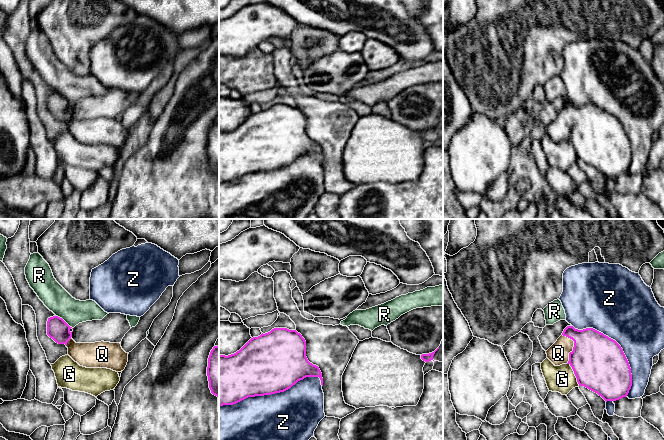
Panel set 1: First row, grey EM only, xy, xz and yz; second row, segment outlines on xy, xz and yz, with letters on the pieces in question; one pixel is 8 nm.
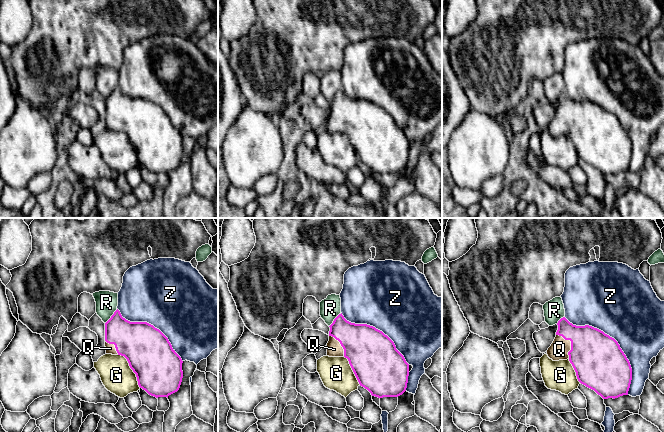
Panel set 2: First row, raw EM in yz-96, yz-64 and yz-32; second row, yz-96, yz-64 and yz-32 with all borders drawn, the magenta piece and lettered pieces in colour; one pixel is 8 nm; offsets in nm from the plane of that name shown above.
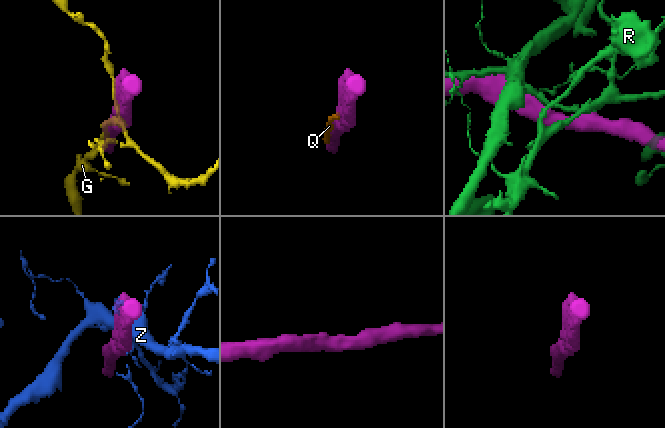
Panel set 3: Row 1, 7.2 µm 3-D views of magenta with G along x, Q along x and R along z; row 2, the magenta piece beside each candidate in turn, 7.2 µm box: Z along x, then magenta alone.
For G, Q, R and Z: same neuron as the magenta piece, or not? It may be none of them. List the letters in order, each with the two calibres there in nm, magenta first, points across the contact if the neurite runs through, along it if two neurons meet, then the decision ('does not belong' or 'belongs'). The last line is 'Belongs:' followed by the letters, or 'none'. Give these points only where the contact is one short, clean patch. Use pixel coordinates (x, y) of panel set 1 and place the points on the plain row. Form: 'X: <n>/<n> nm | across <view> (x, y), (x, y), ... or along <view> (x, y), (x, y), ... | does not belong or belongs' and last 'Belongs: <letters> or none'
G: 420/220 nm | does not belong
Q: 420/170 nm | belongs
R: 170/200 nm | does not belong
Z: 480/500 nm | does not belong
Belongs: Q

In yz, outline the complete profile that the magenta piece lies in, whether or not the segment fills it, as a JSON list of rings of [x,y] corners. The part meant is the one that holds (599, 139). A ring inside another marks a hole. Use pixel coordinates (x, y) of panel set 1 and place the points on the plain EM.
[[[567,102],[546,130],[555,142],[569,140],[579,162],[597,169],[606,178],[626,173],[631,165],[631,144],[623,125],[615,116],[593,104],[578,106],[573,102]]]

